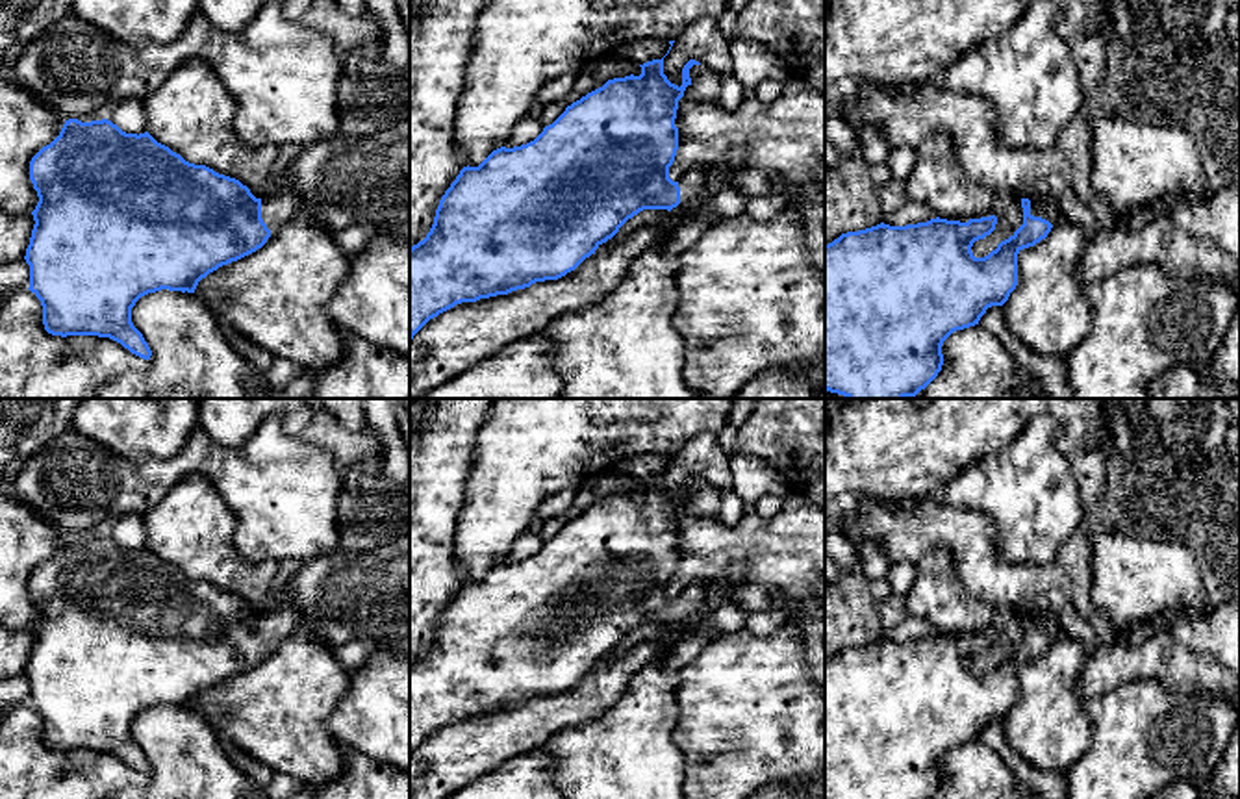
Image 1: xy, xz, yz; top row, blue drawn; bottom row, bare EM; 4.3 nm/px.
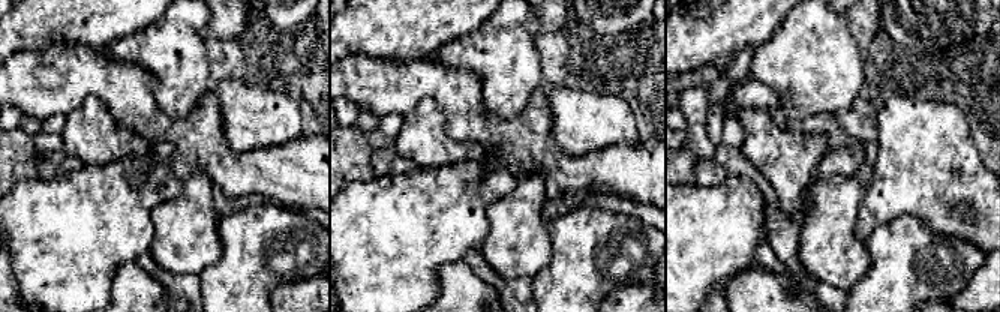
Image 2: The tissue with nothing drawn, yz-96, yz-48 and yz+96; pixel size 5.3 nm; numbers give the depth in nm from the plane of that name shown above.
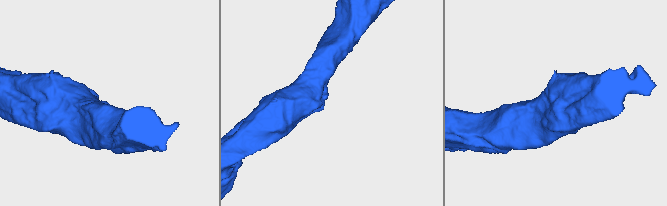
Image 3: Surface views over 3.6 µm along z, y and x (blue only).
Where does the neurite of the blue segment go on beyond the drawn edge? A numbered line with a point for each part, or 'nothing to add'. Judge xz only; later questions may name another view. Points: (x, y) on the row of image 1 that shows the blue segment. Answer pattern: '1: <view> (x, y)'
1: xz (690, 184)

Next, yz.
1: yz (1044, 206)

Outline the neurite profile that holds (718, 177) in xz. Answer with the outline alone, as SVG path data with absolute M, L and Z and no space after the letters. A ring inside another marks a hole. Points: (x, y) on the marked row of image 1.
M730 150L721 165L704 169L699 200L708 200L730 184L730 174L745 163L745 152Z

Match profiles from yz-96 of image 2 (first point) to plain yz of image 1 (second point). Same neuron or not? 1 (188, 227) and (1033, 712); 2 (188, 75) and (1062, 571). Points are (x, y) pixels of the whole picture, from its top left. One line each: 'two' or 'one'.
1: one
2: two

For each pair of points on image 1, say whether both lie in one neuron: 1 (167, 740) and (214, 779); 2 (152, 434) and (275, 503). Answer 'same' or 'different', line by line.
1: same
2: different

